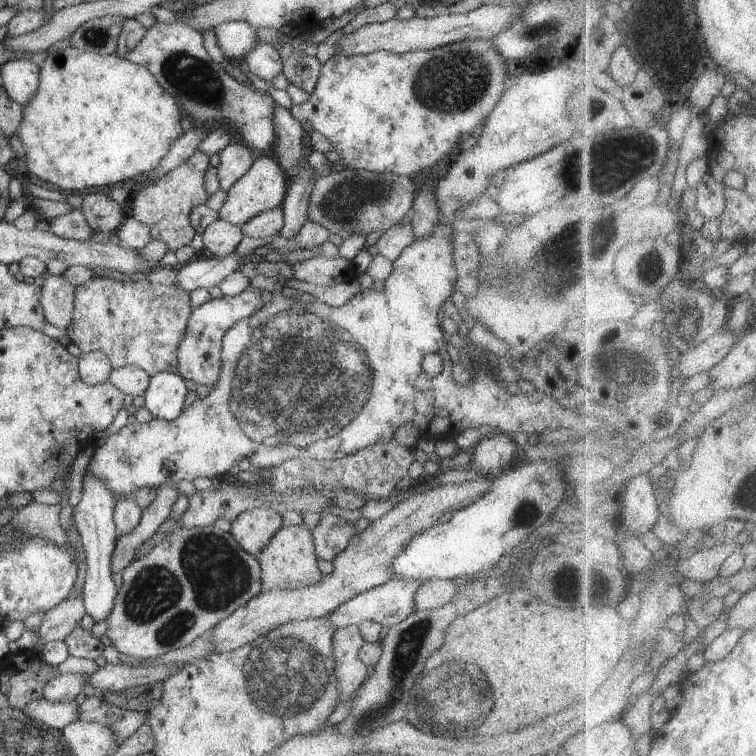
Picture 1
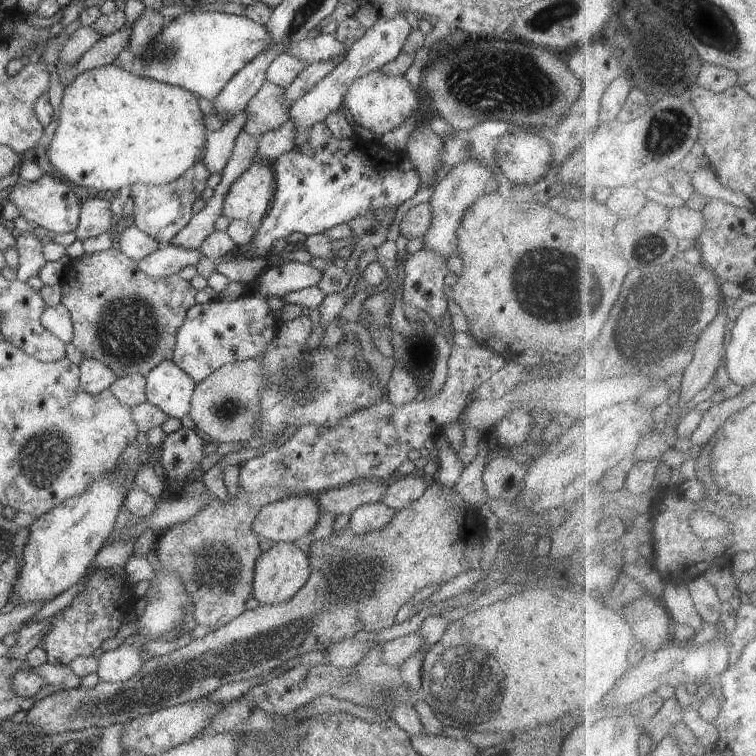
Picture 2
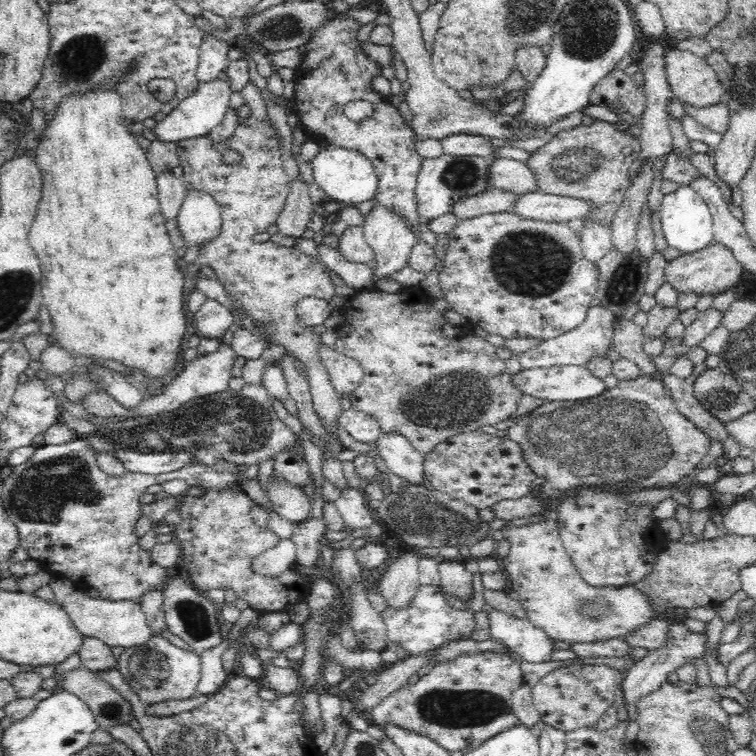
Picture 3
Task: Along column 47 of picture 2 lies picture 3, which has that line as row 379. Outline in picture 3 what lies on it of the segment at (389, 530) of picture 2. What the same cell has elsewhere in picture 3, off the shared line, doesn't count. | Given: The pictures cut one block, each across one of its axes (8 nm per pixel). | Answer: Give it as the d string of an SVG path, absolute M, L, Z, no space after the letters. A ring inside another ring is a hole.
M718 367L695 375L693 392L699 403L724 423L755 411L755 402L744 393L741 384Z

